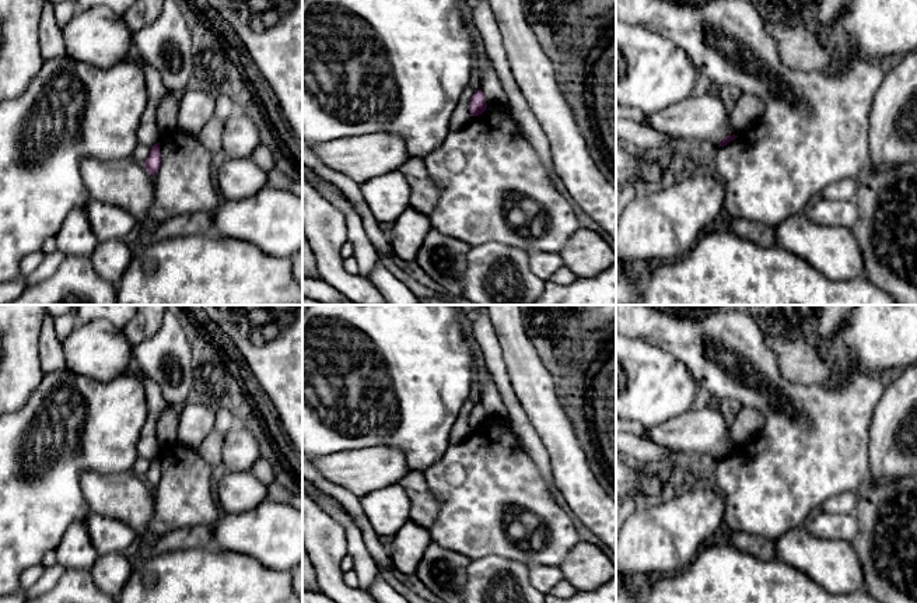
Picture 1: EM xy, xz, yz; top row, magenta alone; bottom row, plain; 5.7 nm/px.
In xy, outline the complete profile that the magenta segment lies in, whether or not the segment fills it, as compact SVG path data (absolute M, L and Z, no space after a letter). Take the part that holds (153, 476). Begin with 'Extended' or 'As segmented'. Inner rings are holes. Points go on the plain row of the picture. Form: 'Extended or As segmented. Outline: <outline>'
As segmented. Outline: M160 456L154 457L151 460L151 464L144 476L144 481L150 488L155 488L161 480L161 464L160 464Z

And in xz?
As segmented. Outline: M482 403L475 404L469 416L470 428L479 430L486 424L486 421L487 421L487 417L486 417Z

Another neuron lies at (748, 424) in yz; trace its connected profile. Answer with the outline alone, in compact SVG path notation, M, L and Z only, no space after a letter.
M736 406L735 418L731 425L734 448L741 451L756 437L762 435L764 428L764 417L752 407Z

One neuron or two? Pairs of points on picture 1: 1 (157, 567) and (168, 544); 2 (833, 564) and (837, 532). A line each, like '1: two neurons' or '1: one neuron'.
1: two neurons
2: two neurons

